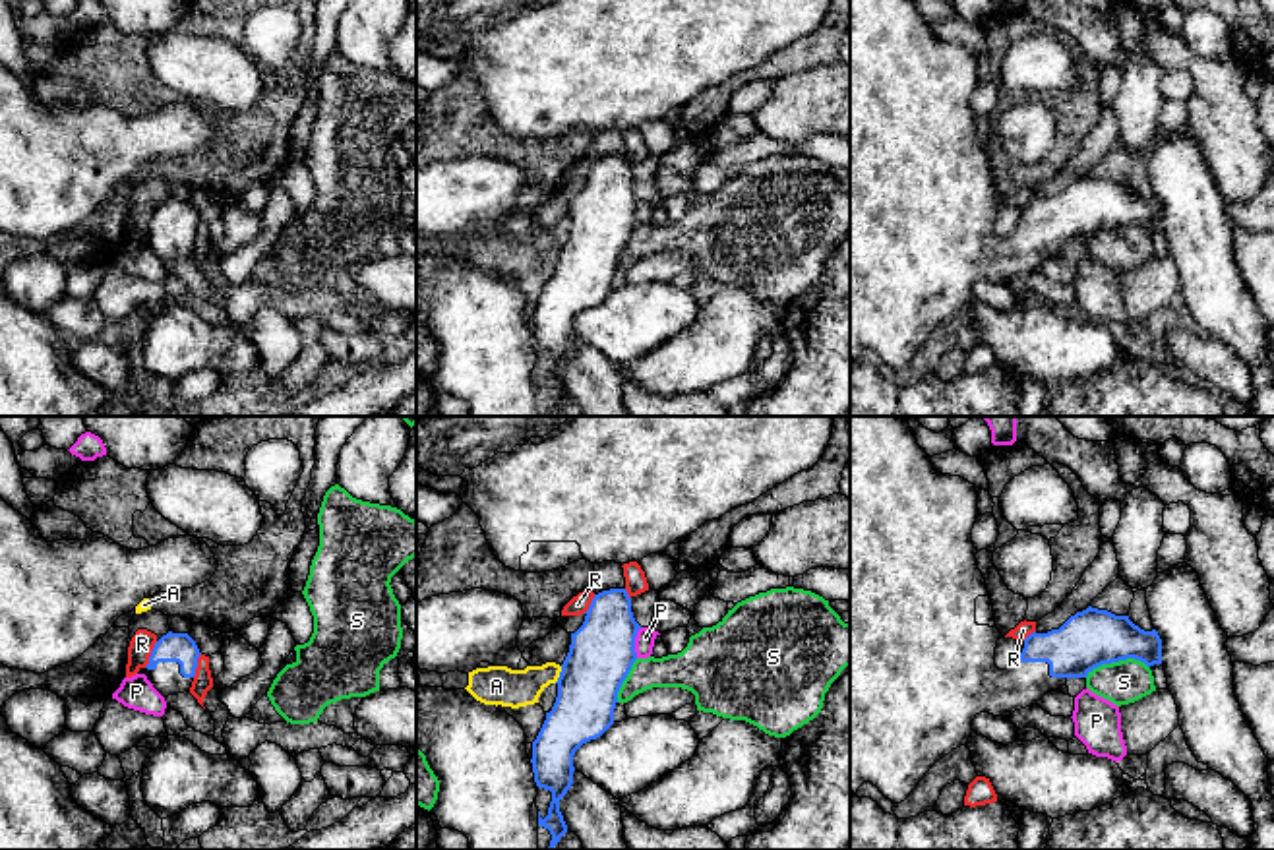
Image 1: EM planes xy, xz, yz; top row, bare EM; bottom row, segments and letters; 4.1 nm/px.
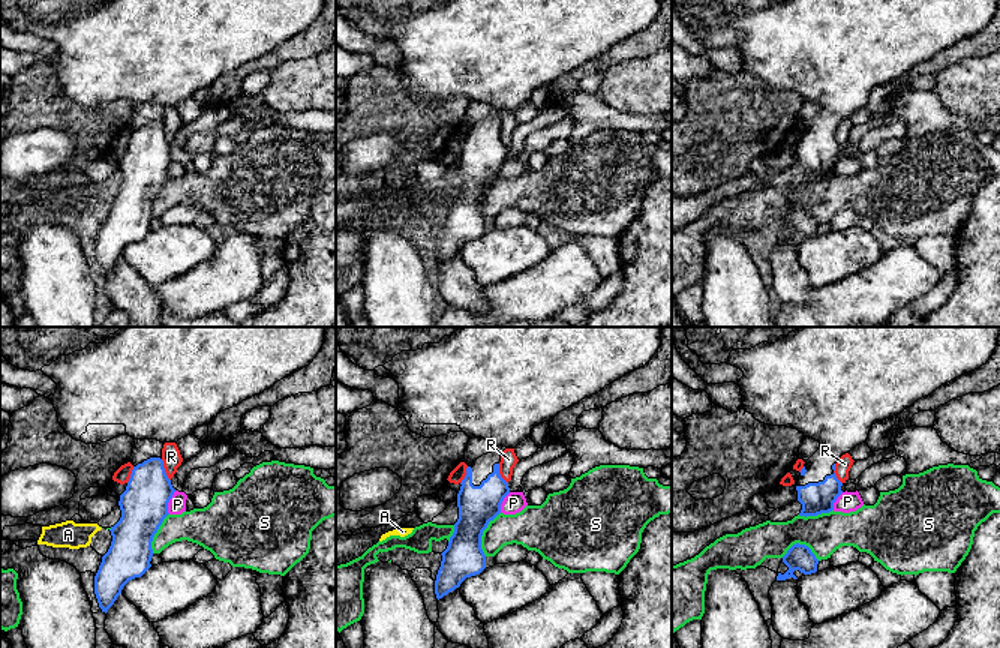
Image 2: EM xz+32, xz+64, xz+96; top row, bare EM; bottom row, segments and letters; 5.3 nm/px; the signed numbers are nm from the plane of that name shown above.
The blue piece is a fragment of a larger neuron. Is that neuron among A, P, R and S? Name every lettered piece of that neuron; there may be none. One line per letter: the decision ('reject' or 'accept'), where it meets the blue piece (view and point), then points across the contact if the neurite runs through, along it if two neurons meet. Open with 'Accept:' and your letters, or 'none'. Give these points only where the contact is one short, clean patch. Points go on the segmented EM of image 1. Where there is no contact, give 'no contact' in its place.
Accept: none
A: reject; contact xz (560, 674); border xz (562, 667), (554, 682)
P: reject; contact xz (634, 643)
R: reject; contact xy (151, 655); border xy (157, 641), (144, 667)
S: reject; contact yz (1116, 661); border yz (1149, 667), (1133, 659), (1120, 659), (1102, 663), (1085, 676)

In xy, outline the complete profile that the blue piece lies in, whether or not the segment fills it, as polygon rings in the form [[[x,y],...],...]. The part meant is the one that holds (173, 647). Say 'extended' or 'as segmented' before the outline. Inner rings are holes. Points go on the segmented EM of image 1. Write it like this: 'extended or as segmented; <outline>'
extended; [[[168,631],[155,643],[143,674],[163,697],[190,691],[199,654],[188,633]]]

